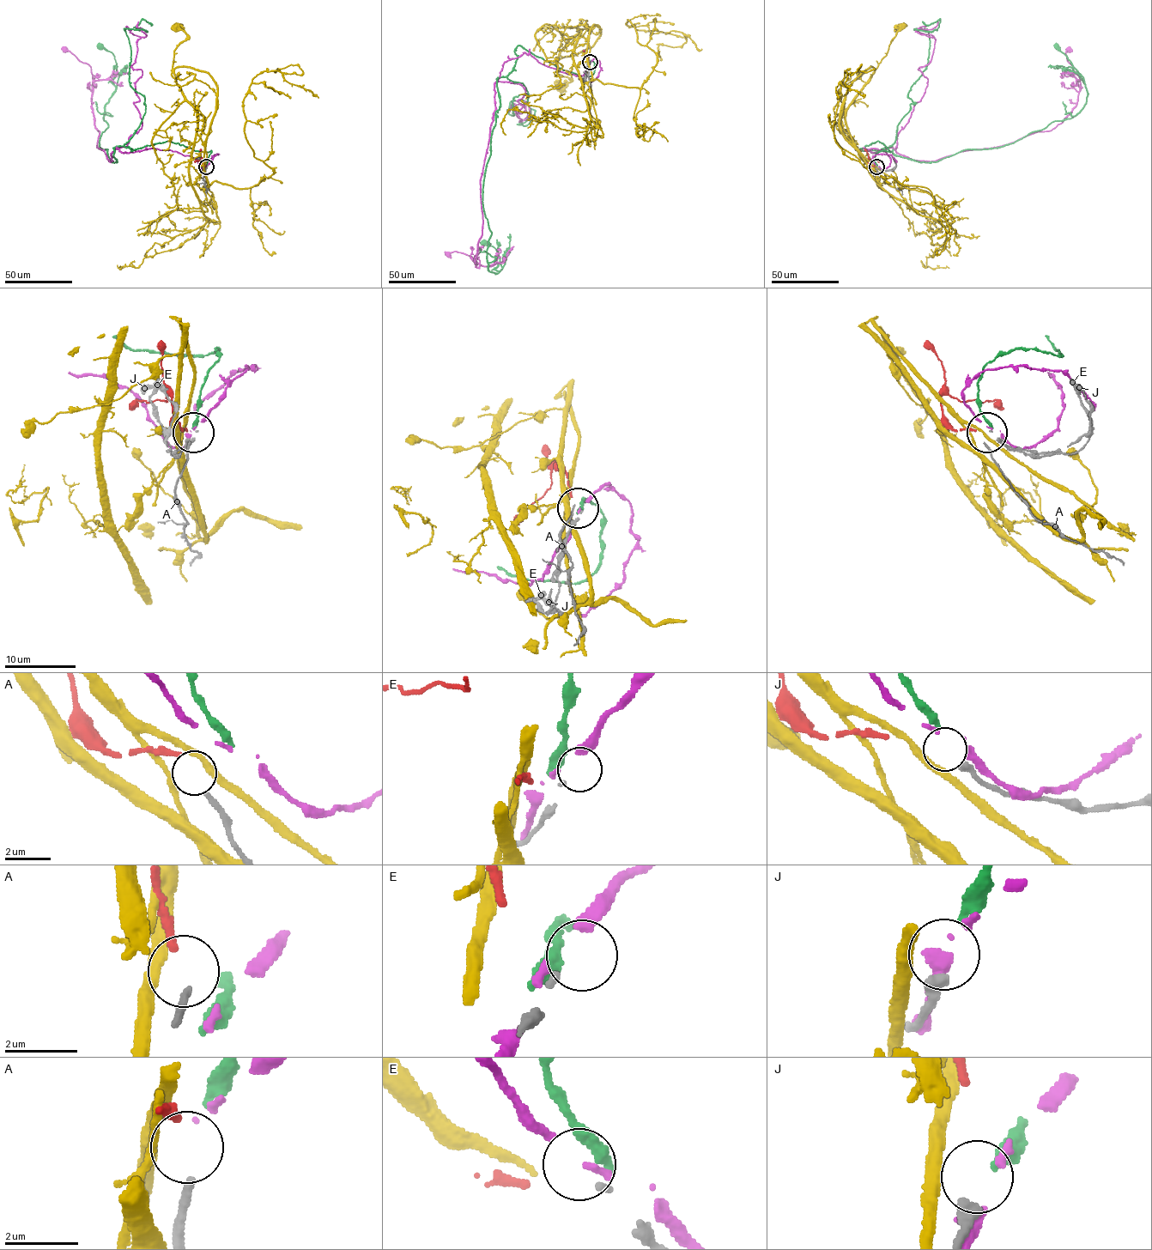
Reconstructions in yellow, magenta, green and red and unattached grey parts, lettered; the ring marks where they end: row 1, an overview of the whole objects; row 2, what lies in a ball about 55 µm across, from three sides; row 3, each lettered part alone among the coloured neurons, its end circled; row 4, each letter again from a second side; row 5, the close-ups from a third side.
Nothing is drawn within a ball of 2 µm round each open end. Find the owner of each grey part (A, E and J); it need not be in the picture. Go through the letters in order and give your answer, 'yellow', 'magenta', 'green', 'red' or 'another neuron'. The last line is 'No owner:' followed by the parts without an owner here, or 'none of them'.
A: another neuron
E: another neuron
J: green
No owner: A, E

